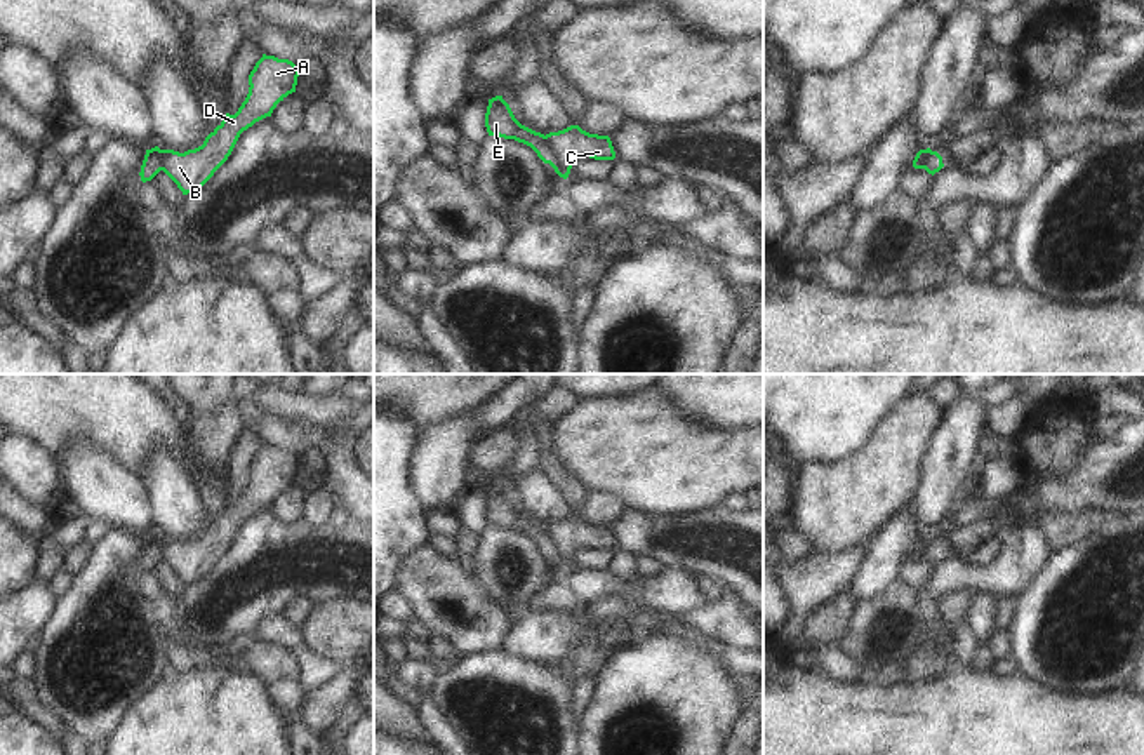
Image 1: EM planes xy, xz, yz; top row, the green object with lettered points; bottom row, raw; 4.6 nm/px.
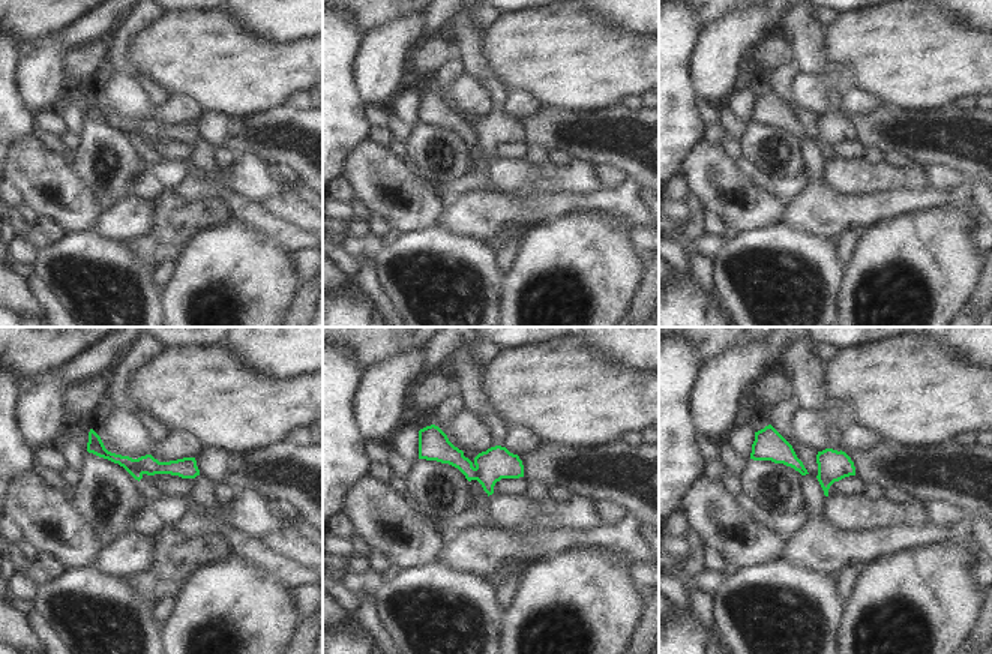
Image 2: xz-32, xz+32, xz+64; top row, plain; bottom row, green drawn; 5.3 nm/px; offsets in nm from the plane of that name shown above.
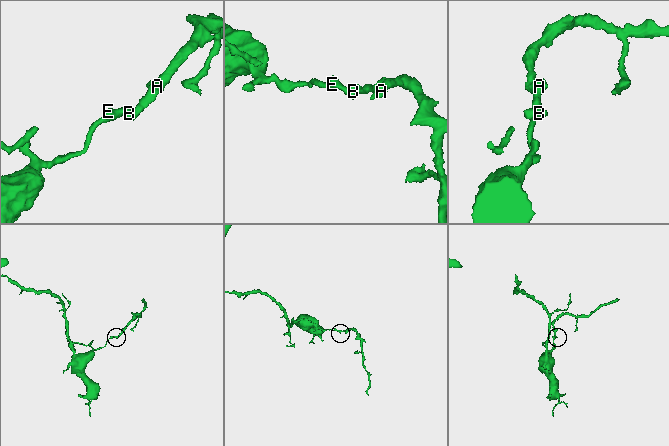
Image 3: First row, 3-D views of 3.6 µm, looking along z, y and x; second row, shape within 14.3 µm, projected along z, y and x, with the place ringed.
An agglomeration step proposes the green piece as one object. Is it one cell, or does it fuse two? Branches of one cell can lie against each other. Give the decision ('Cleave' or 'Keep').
Cleave

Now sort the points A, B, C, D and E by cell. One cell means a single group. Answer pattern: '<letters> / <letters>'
A B C D / E

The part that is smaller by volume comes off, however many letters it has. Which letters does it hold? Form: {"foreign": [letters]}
{"foreign": ["A", "B", "C", "D"]}

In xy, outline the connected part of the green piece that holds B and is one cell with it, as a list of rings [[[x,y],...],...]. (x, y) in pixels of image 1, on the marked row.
[[[263,54],[249,75],[249,94],[238,111],[226,113],[198,148],[184,153],[162,150],[162,170],[183,195],[198,191],[228,160],[240,134],[256,122],[271,117],[276,104],[296,92],[297,77],[299,66],[292,61]]]

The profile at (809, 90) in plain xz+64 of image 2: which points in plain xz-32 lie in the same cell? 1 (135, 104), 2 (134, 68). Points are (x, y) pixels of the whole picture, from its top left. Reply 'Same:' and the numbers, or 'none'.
Same: 1

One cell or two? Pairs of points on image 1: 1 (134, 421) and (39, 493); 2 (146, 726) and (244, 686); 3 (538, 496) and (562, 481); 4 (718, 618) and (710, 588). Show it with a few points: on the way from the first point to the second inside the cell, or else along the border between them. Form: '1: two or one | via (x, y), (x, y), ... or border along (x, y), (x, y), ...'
1: two | border along (23, 437), (40, 444), (56, 461)
2: one | via (171, 726), (204, 726), (219, 710)
3: two | border along (534, 468), (546, 477), (571, 514)
4: two | border along (722, 594), (710, 602)

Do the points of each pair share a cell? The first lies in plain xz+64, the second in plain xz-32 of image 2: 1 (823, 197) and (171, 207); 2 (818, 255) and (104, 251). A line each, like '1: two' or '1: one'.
1: two
2: one

